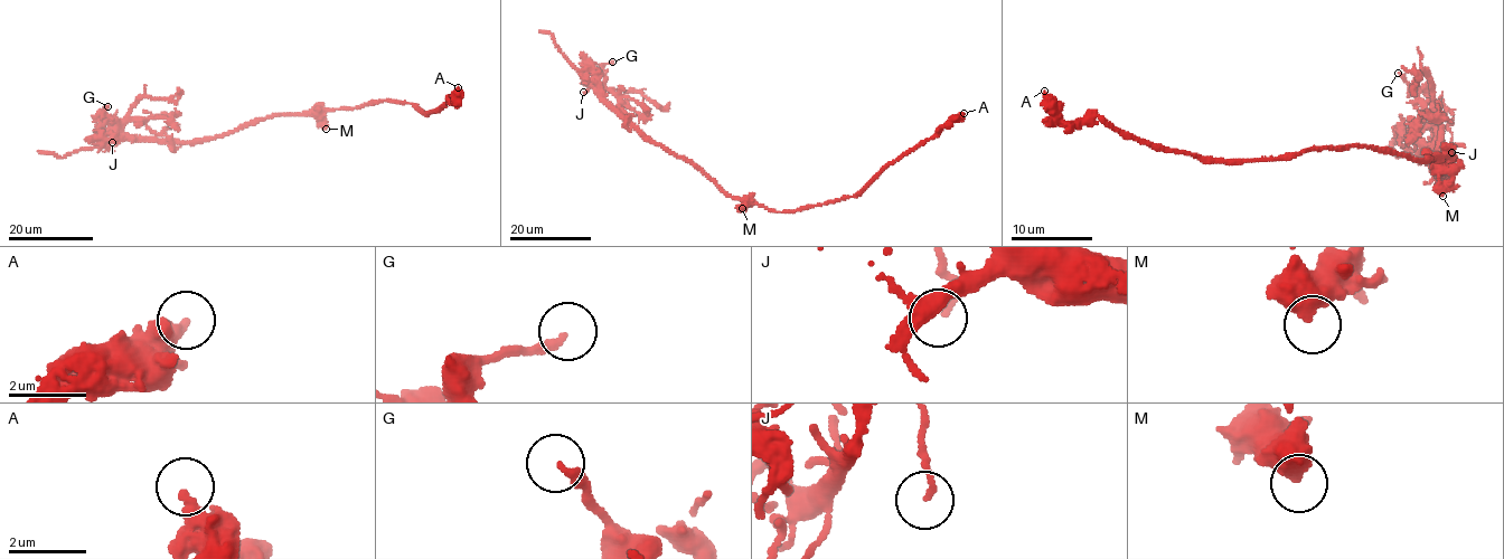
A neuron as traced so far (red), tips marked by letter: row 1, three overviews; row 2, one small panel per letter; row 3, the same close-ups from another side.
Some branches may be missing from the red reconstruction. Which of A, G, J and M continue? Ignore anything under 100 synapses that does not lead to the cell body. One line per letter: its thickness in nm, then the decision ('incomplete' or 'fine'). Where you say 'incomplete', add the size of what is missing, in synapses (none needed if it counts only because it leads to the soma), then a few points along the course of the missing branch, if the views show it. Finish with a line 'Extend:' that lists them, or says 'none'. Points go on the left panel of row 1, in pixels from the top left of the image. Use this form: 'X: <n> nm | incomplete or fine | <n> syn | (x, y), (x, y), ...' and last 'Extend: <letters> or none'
A: 300 nm | fine
G: 240 nm | fine
J: 130 nm | fine
M: 650 nm | fine
Extend: none

